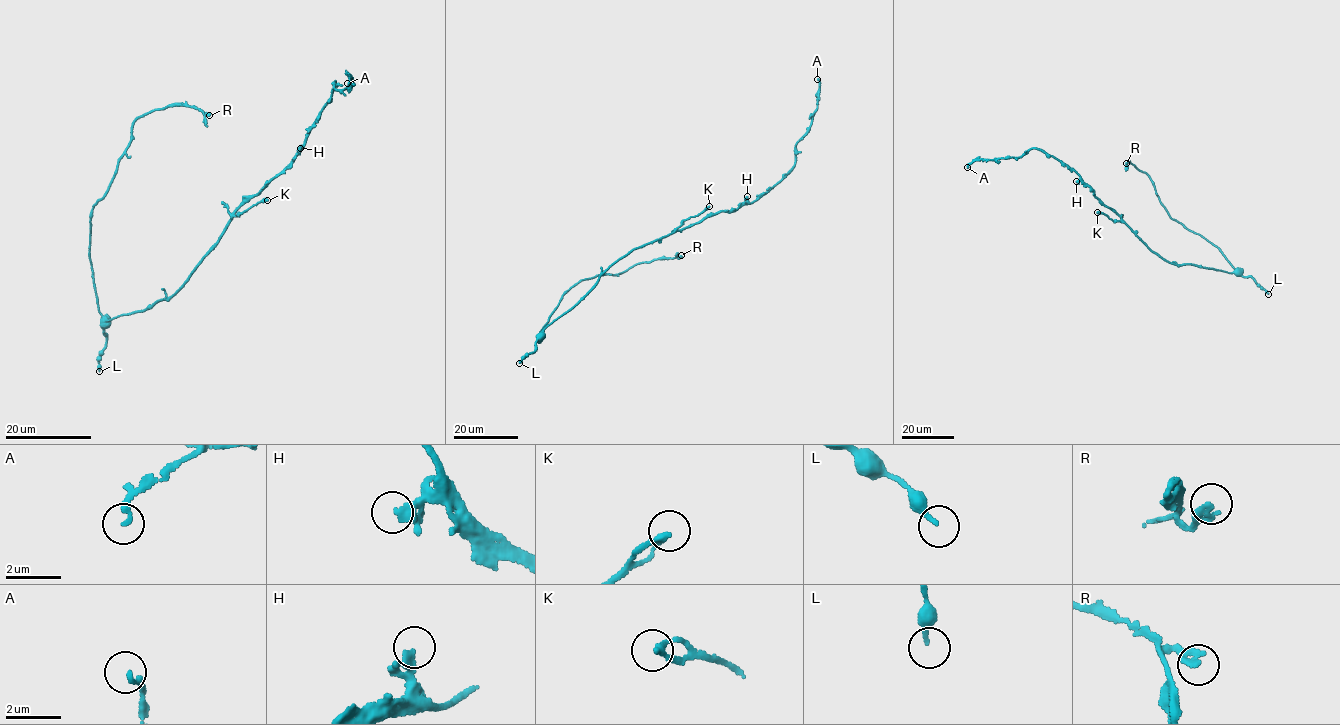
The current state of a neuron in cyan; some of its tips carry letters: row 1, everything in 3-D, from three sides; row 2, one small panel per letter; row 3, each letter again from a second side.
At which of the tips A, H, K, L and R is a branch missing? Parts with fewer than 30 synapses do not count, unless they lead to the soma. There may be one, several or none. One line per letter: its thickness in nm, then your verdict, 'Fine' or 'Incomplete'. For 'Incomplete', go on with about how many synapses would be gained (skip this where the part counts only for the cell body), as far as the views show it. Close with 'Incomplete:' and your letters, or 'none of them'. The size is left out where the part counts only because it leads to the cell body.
A: Thickness 200 nm. Fine
H: Thickness 150 nm. Fine
K: Thickness 170 nm. Fine
L: Thickness 240 nm. Fine
R: Thickness 240 nm. Fine
Incomplete: none of them

